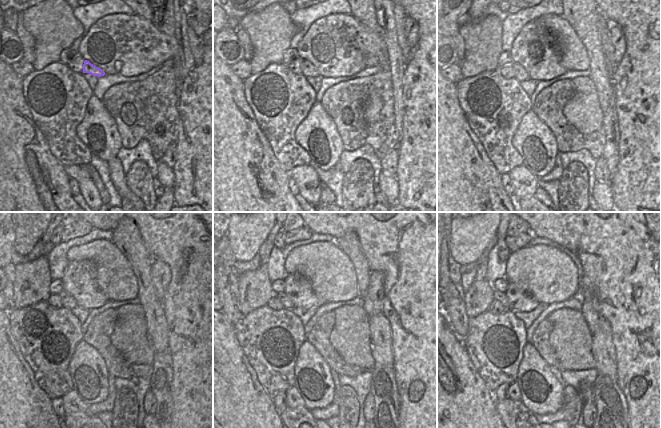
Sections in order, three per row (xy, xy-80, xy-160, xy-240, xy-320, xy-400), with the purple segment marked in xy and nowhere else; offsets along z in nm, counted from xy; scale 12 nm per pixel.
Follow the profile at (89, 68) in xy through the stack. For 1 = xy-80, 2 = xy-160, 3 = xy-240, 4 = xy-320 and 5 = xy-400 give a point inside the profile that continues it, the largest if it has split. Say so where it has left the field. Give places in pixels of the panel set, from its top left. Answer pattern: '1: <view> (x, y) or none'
1: xy-80 (308, 69)
2: xy-160 (522, 75)
3: xy-240 (68, 301)
4: xy-320 (287, 303)
5: xy-400 (499, 296)

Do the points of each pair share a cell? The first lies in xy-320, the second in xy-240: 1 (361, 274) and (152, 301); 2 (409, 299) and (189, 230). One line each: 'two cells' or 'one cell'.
1: one cell
2: one cell

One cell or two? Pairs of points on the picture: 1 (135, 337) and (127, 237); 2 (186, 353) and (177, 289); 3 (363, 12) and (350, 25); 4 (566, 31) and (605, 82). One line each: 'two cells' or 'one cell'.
1: two cells
2: one cell
3: two cells
4: two cells

